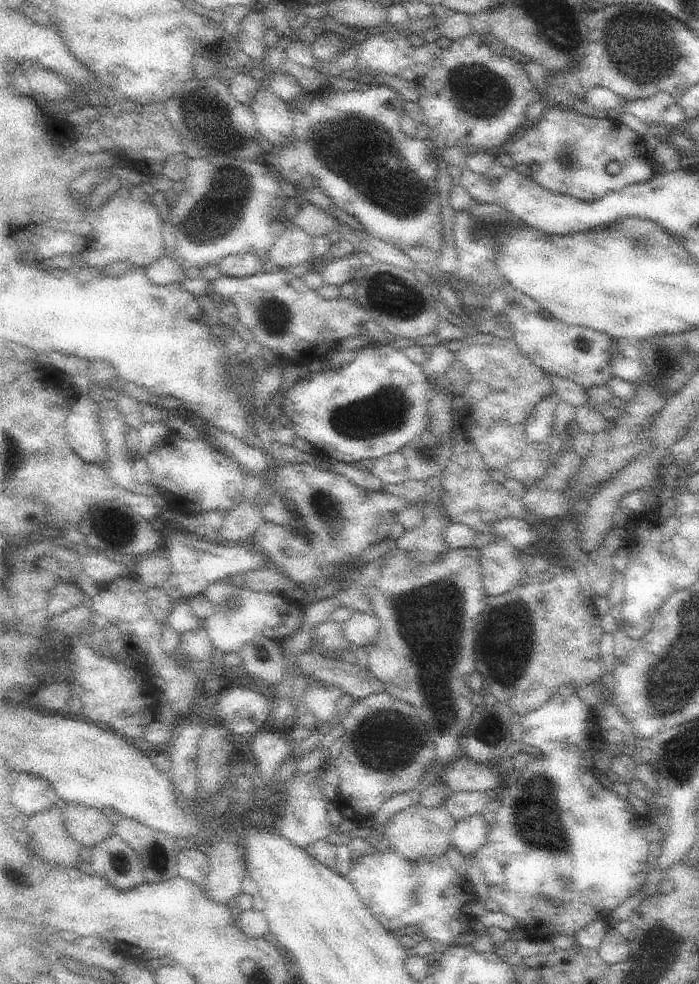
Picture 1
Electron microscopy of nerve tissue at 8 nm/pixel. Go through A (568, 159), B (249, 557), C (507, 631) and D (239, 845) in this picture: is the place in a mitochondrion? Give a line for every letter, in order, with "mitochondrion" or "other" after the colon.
A: mitochondrion
B: other
C: mitochondrion
D: other

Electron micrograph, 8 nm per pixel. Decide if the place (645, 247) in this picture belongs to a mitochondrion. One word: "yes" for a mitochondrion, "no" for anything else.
yes

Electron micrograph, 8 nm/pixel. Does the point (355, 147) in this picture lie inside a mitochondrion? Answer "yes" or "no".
yes

